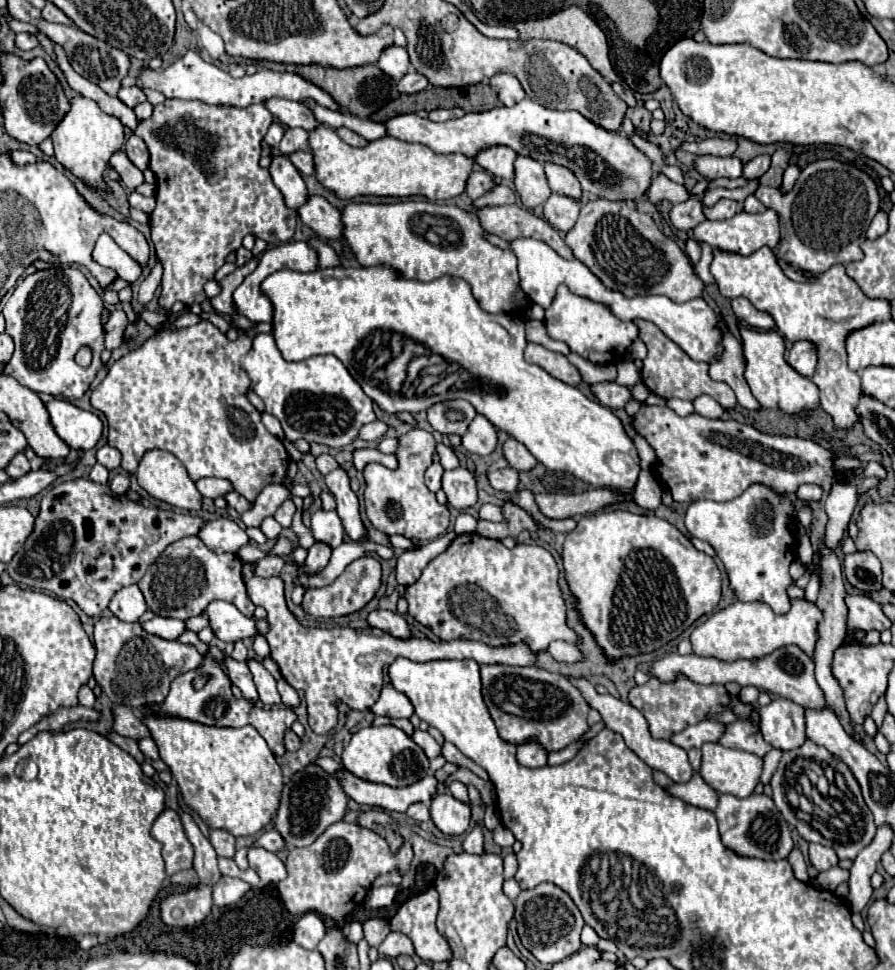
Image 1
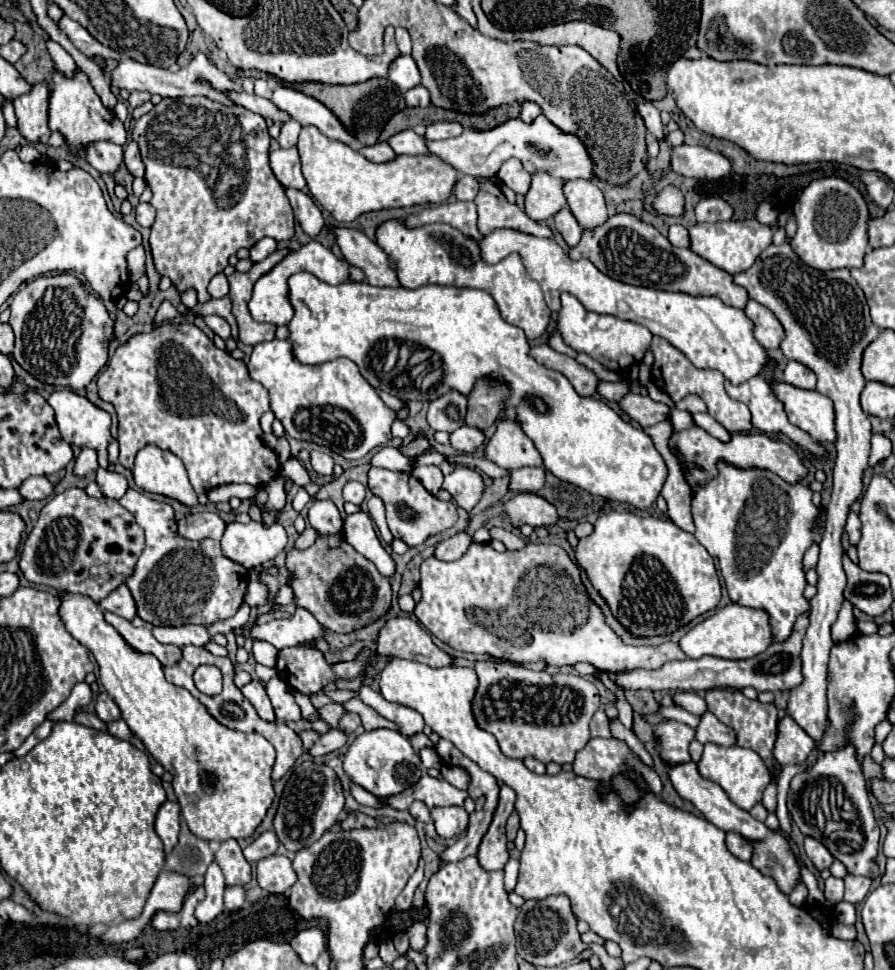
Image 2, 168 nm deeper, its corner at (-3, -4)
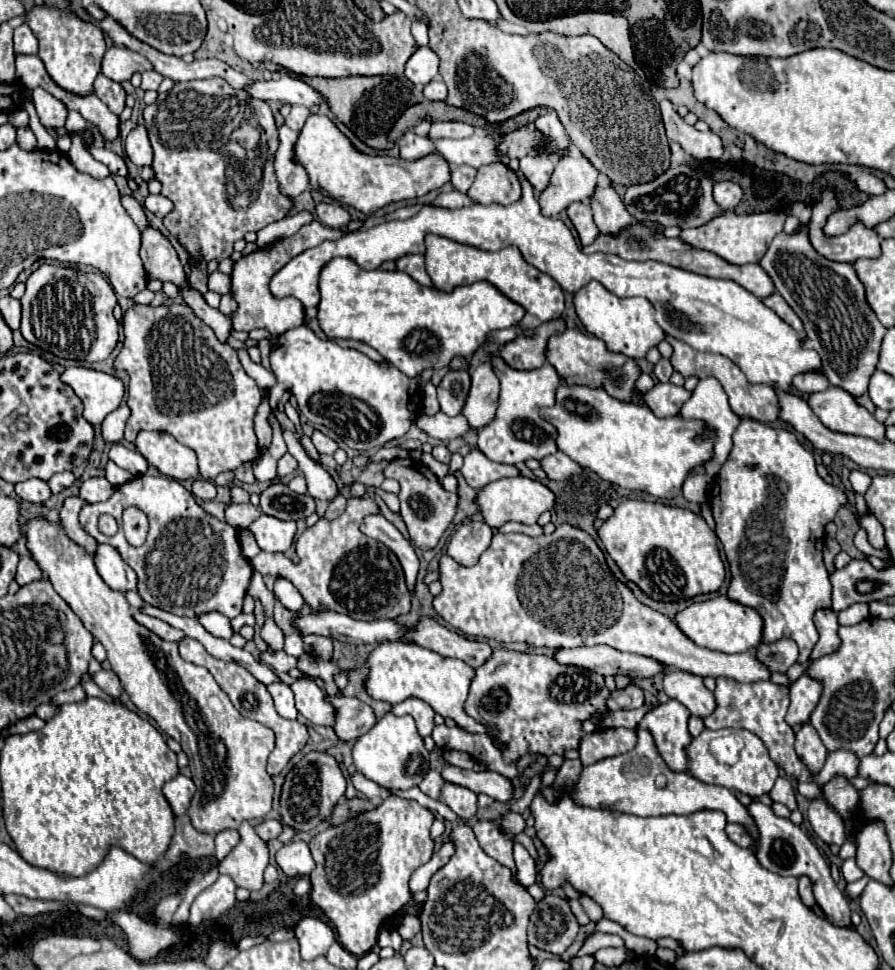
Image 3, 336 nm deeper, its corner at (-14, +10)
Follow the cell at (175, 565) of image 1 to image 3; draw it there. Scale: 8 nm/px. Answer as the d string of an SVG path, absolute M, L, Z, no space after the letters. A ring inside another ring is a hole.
M147 474L137 476L117 486L107 502L85 504L79 512L79 524L97 542L107 542L119 550L121 558L135 570L137 592L147 604L189 618L211 610L223 612L229 618L241 614L253 568L241 554L237 530L205 512L177 480ZM129 506L141 508L149 518L147 542L139 548L129 546L121 530L121 514ZM101 514L117 518L119 532L115 536L99 532L97 520Z

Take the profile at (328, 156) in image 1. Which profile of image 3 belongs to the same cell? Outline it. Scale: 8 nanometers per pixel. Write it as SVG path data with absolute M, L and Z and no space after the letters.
M315 114L307 118L299 132L293 146L293 160L307 170L309 184L313 188L331 194L333 200L339 200L363 214L373 214L391 202L425 196L427 192L447 184L447 178L451 178L449 166L445 158L439 158L439 154L431 154L431 158L421 158L419 162L407 162L385 154L361 154L327 116Z

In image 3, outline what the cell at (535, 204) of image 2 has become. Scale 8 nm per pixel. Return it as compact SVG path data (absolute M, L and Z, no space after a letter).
M579 156L561 158L555 164L555 172L551 176L551 186L539 196L541 212L545 216L557 216L571 202L587 202L599 182L599 172L595 166Z

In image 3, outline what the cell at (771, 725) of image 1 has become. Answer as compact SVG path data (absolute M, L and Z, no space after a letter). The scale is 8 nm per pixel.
M803 724L803 728L797 732L795 752L803 760L803 764L809 768L811 774L817 774L825 764L827 748L823 746L821 738L817 736L817 732L811 724Z

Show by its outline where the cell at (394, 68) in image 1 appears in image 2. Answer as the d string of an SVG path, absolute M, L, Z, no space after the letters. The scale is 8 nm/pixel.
M398 56L388 70L388 78L402 90L414 88L420 82L420 72L412 56Z

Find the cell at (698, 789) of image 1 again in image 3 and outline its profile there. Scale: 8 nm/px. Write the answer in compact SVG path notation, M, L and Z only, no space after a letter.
M627 728L597 730L583 736L583 742L579 746L579 758L583 766L591 766L603 758L629 752L635 748L635 744L637 744L635 730L627 730Z

